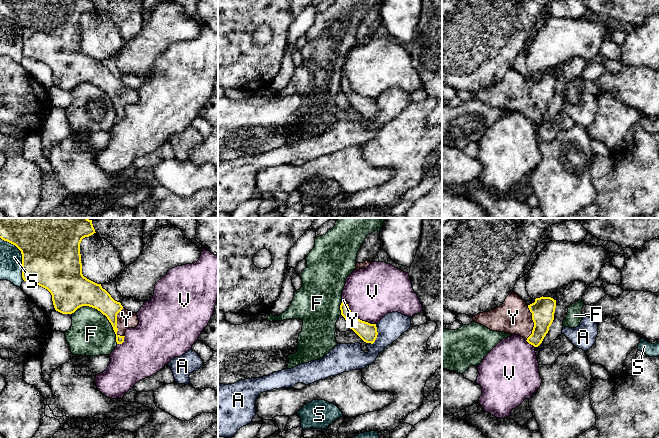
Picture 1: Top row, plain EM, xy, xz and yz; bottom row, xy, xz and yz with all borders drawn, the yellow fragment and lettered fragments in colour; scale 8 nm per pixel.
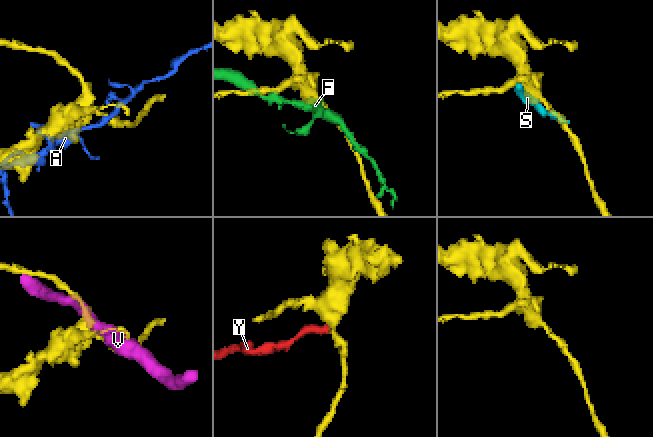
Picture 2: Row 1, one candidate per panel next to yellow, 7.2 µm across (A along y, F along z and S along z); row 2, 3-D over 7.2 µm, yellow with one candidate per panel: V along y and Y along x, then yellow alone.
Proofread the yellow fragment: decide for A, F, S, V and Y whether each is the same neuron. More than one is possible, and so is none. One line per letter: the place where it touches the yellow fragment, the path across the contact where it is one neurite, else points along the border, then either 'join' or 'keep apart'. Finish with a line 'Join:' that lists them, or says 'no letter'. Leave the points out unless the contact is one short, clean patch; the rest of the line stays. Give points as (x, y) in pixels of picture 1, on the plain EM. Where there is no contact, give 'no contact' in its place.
A: meets yellow in xz at (376, 112); keep apart
F: meets yellow in xy at (102, 89); keep apart
S: meets yellow in xy at (22, 32); keep apart
V: meets yellow in xz at (359, 95); border along xz (347, 80), (348, 84), (358, 94), (375, 100); keep apart
Y: meets yellow in yz at (534, 99); runs through yz (543, 85), (534, 99), (513, 93); join
Join: Y

